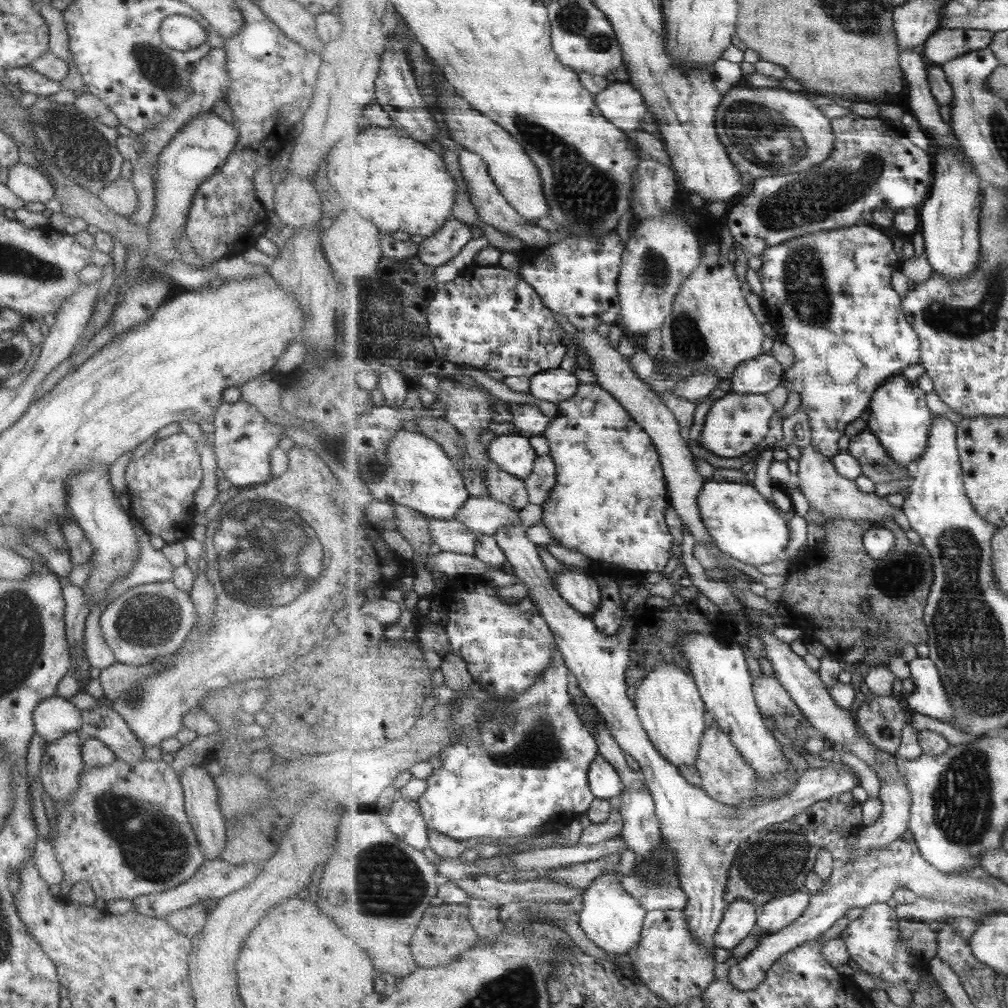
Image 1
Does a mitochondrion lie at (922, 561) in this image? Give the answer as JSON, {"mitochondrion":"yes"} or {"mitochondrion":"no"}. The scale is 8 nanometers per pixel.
{"mitochondrion":"yes"}

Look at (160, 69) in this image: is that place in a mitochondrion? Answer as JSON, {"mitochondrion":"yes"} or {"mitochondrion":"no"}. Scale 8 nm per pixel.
{"mitochondrion":"yes"}

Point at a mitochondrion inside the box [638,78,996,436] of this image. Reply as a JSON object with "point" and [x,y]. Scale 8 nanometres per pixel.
{"point":[767,139]}

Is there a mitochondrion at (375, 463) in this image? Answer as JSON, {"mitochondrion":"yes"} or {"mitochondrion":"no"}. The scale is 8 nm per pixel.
{"mitochondrion":"yes"}

